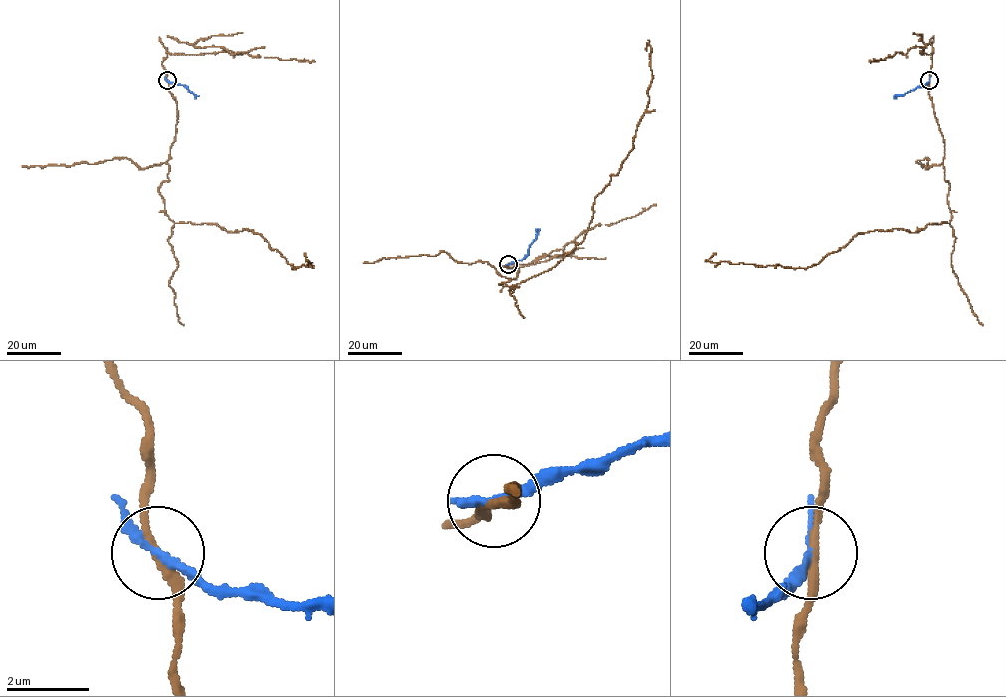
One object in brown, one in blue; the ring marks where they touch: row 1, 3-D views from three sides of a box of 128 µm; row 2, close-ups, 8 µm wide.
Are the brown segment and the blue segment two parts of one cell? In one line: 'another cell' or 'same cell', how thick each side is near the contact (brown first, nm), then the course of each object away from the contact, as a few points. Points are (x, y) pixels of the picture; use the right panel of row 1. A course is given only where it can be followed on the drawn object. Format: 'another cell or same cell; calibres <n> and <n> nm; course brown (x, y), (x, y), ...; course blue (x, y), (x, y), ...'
another cell; calibres 220 and 170 nm; course brown (929, 80), (943, 138), (949, 222), (859, 233), (803, 268), (711, 262), (715, 253); course blue (929, 80), (893, 98)

